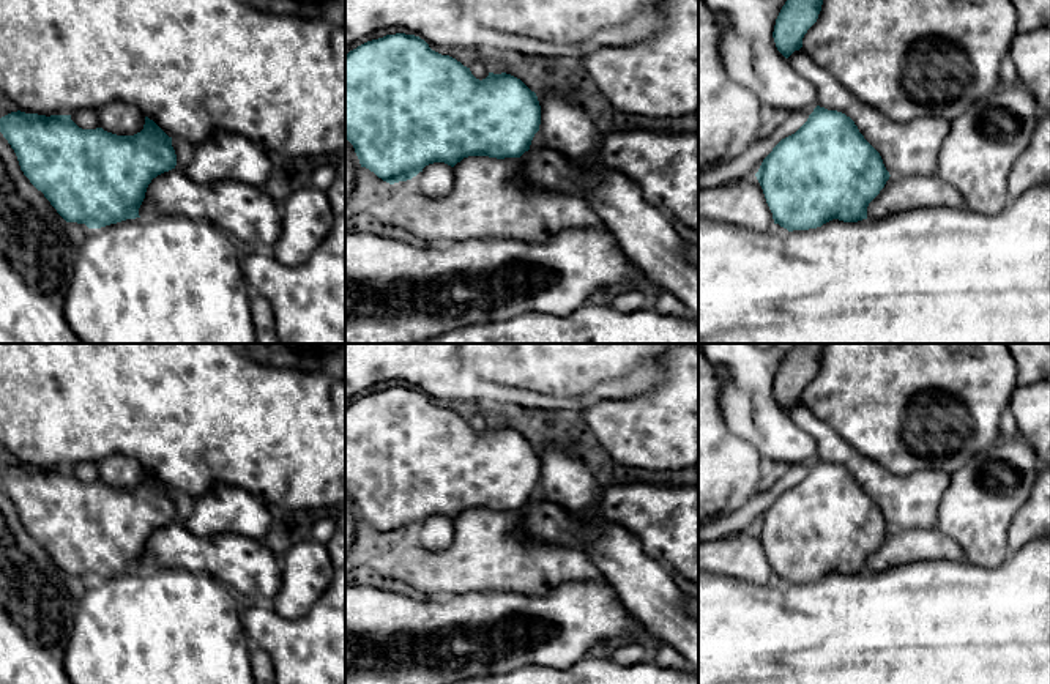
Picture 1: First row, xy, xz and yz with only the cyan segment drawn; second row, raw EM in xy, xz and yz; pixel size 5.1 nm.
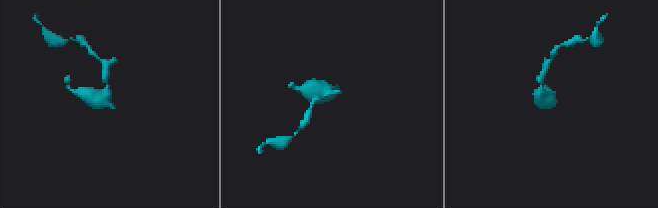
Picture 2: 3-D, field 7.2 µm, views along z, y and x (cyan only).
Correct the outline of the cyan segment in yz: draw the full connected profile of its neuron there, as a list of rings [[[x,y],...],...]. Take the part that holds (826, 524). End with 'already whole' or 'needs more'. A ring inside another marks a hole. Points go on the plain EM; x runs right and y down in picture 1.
[[[820,459],[795,487],[773,501],[755,530],[774,577],[788,585],[817,582],[832,572],[881,574],[914,561],[966,561],[962,547],[938,528],[891,530],[880,506],[864,492],[853,473]]]; needs more

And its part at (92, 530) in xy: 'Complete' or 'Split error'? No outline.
Split error

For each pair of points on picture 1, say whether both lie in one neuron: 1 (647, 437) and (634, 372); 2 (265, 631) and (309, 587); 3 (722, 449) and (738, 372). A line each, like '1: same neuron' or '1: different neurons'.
1: different neurons
2: different neurons
3: different neurons

